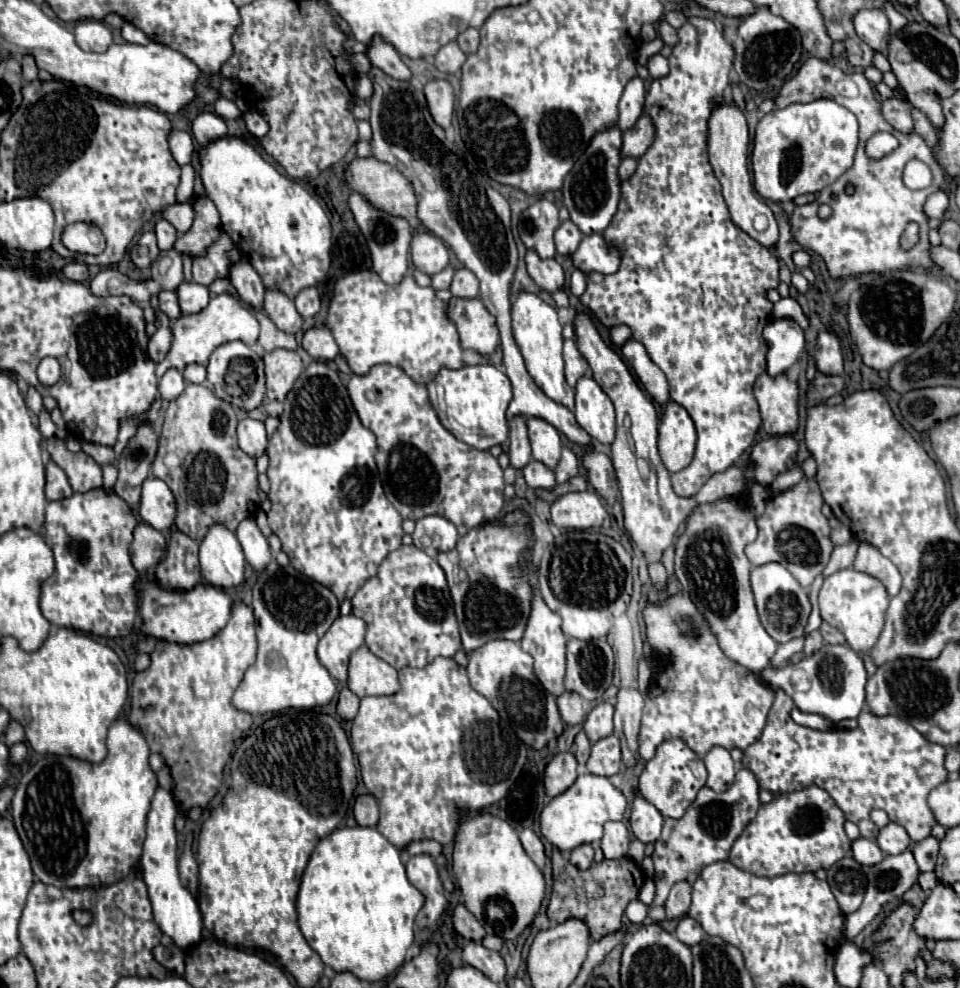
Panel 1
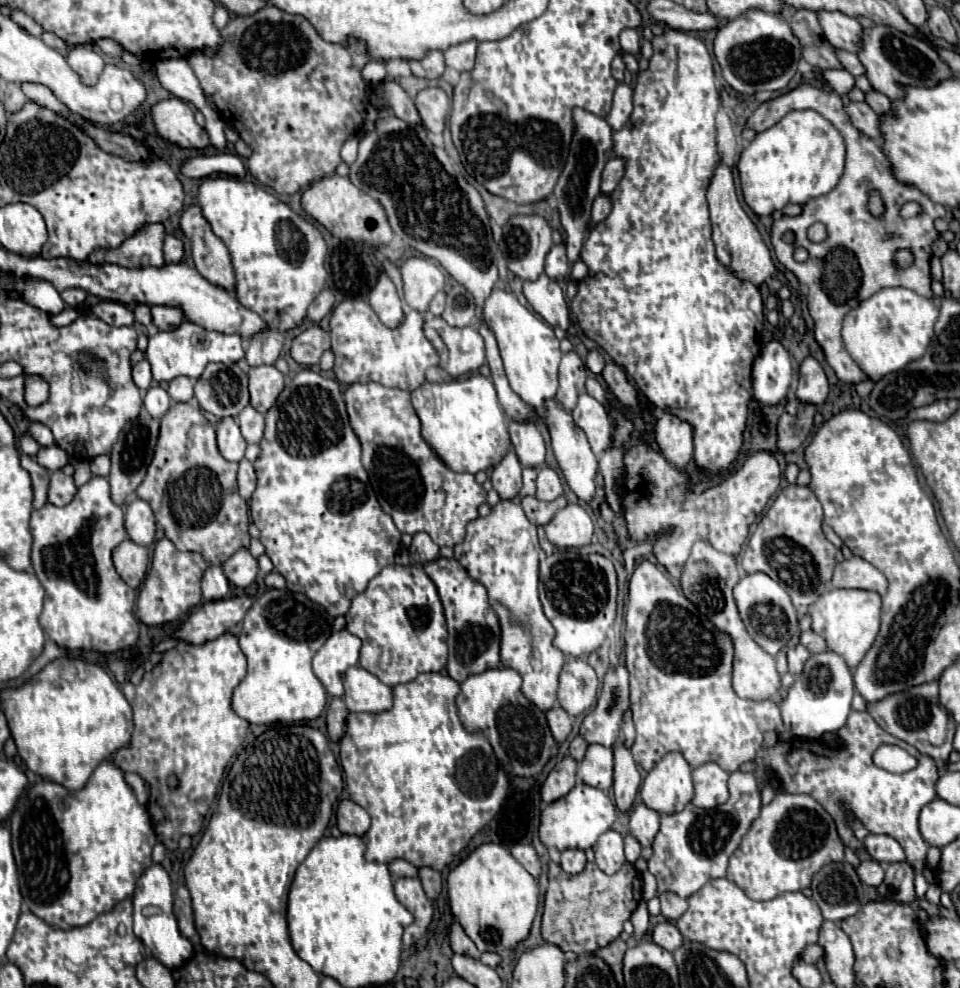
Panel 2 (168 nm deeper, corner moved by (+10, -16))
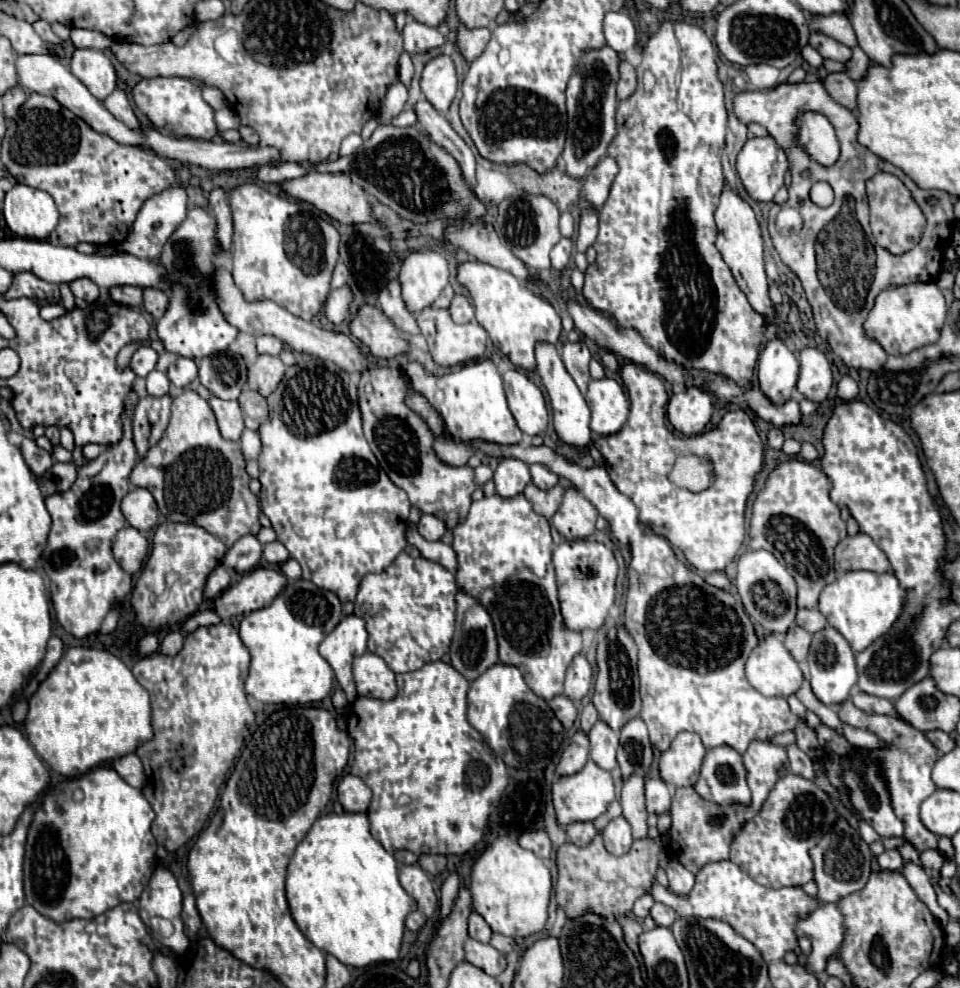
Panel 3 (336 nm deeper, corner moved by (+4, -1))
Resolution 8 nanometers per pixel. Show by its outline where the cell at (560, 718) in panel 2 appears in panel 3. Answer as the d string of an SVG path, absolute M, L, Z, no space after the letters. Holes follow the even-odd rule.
M563 681L563 693L561 693L559 697L553 697L553 699L549 701L549 705L551 705L555 717L559 717L559 721L563 723L563 727L565 727L565 729L571 729L571 725L573 725L573 721L575 721L575 717L577 717L577 709L575 709L573 701L565 695L564 688L565 681Z

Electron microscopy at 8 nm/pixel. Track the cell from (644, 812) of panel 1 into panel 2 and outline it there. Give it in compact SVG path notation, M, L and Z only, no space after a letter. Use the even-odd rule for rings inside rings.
M637 804L629 814L629 834L633 834L643 848L651 846L653 836L659 832L659 818L661 816L645 804Z

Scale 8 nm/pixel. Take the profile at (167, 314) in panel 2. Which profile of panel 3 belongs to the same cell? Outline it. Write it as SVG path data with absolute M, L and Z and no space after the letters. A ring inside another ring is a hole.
M155 287L143 289L143 307L147 313L153 315L153 319L159 319L167 309L167 295Z

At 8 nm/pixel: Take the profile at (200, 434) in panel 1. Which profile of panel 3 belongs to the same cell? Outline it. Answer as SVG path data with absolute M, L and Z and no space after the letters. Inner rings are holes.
M185 389L181 395L173 399L171 419L163 437L157 441L157 445L153 445L145 453L141 463L133 467L129 481L137 487L147 489L155 497L159 511L169 521L199 525L207 529L211 535L219 537L227 547L231 547L237 539L245 535L257 535L261 529L259 499L249 491L251 477L245 471L245 459L241 455L241 447L237 441L227 441L221 437L213 409L193 389Z

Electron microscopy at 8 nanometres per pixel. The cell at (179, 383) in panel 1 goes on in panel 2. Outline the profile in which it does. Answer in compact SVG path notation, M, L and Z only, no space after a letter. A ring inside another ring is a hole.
M151 386L151 388L145 392L143 406L145 406L145 410L147 410L153 418L163 418L165 412L169 410L169 406L171 406L171 396L169 396L167 390L163 390L161 386Z

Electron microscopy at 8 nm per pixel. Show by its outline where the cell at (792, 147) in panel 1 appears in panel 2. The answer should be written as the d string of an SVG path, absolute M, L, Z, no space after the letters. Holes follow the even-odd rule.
M789 112L781 122L759 132L741 152L739 178L745 204L757 216L771 216L787 204L807 204L811 198L829 194L845 168L845 140L819 112Z

